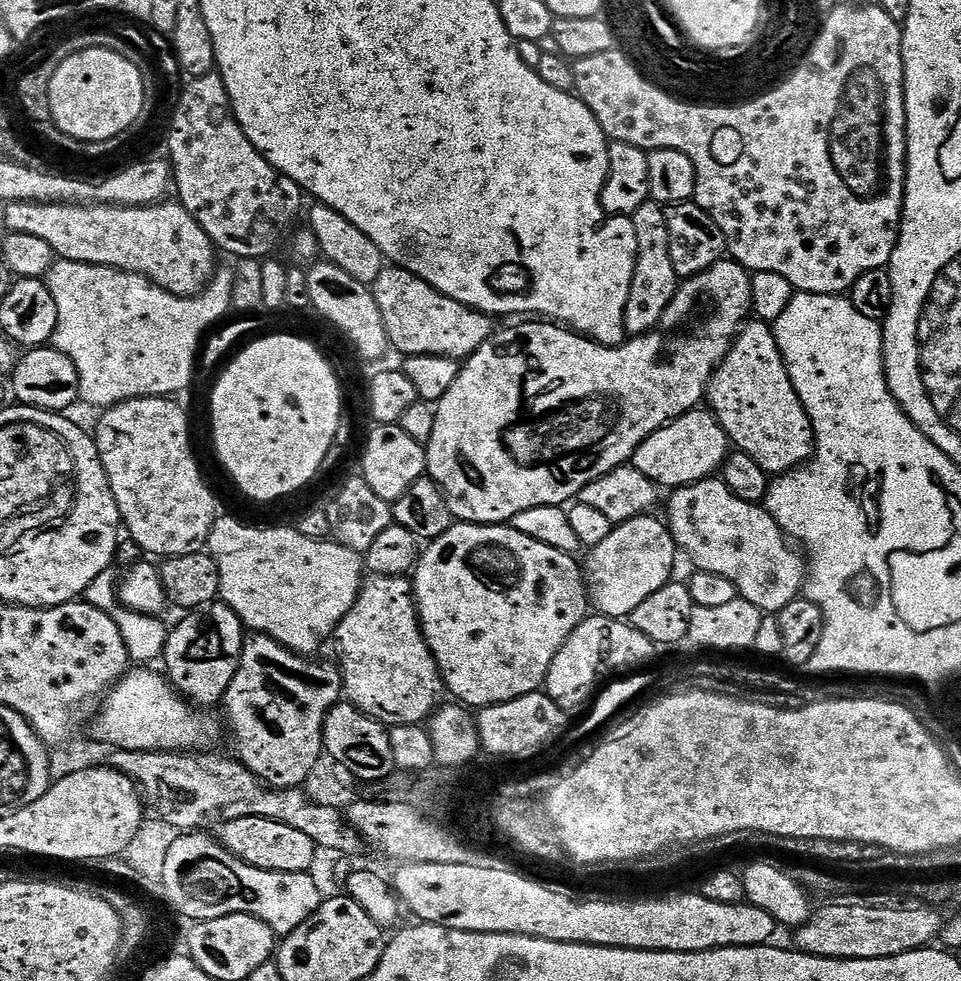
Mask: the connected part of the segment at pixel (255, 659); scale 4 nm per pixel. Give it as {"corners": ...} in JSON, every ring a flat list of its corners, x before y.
{"corners":[[256,634,245,639,240,668,222,701,222,708,228,711,228,724,236,735,235,755,269,788,299,788,307,785,314,764,324,752,324,718,341,696,342,677,335,663,319,664,316,658,291,652,269,636]]}

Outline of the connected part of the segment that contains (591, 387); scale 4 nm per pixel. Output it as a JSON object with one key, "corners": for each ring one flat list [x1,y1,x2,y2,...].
{"corners":[[725,258,704,272,685,279,677,287,675,294,672,295,672,301,668,303,667,310,664,311,659,324,653,331,629,339,619,346,598,344,594,340,589,340,587,336,582,336,578,332,573,332,571,328,555,322,537,323,540,325,536,328,536,340,524,341,524,328,520,325,523,323,520,322,513,323,516,325,506,329,505,332,497,331,473,356,463,361,458,378,454,380,454,386,450,386,450,390,446,390,444,397,435,405,436,421,432,424,432,437,426,440,427,475,436,481,436,485,447,496,453,517,457,521,469,524,502,524,511,522,514,514,522,510,551,504,564,506,575,501,580,491,590,482,605,476,607,472,613,472,616,468,625,467,641,442,650,438,650,434,677,420,684,413,692,411,705,399,706,385,711,381,714,369,728,355,734,337,741,331,742,325,749,319,747,316,750,316,751,312,752,276,735,260]]}

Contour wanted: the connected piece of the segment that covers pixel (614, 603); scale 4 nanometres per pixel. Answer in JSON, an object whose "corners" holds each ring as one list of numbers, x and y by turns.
{"corners":[[645,514,621,521,606,539,596,542,588,560,588,586,593,592,590,604,595,615,627,619,652,593,671,581,678,549,667,525,655,515]]}

